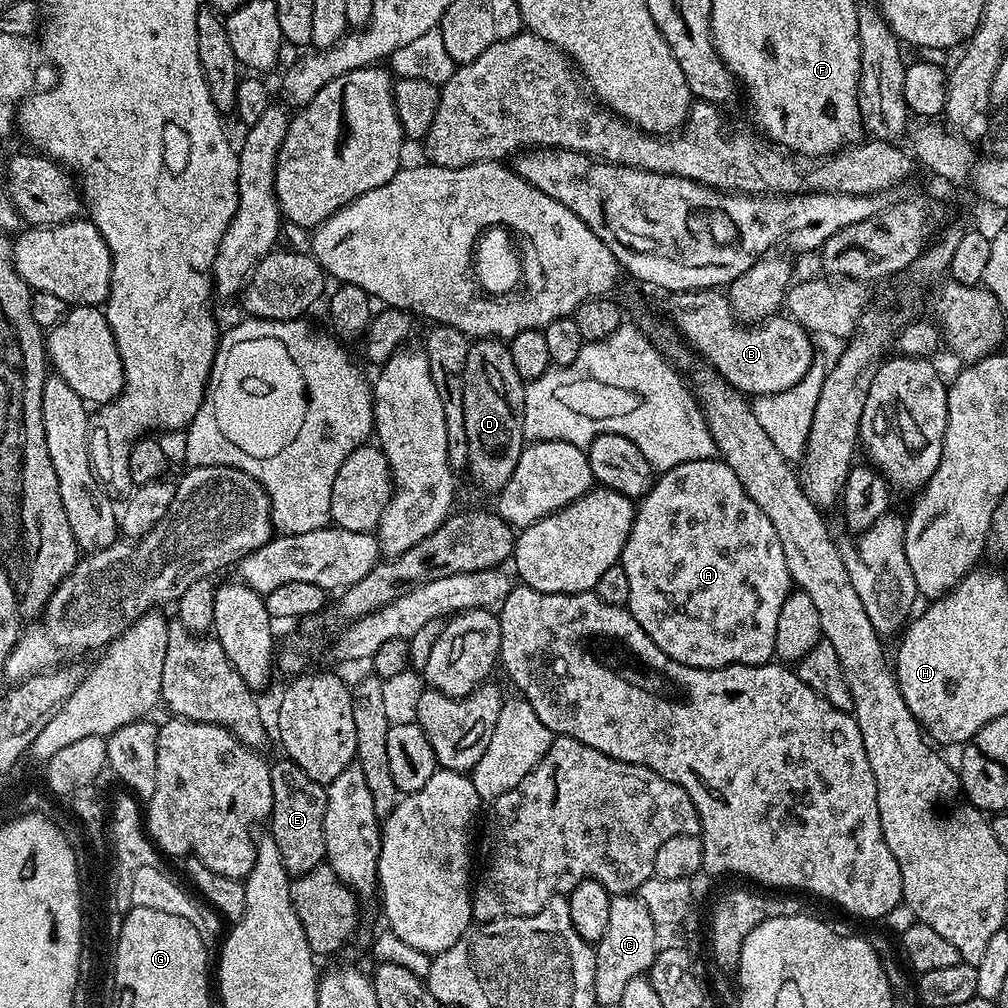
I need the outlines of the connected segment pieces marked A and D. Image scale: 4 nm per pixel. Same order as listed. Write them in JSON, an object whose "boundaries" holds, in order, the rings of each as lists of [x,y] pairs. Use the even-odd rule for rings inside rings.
{"boundaries":[[[[718,458],[698,459],[697,462],[684,462],[661,473],[654,481],[651,490],[638,504],[636,517],[632,523],[630,534],[624,543],[619,565],[626,574],[626,582],[630,582],[630,598],[626,605],[628,613],[650,634],[654,646],[662,650],[670,658],[695,668],[725,668],[731,664],[767,664],[774,656],[774,630],[778,630],[778,614],[782,610],[782,602],[786,602],[788,593],[793,591],[792,575],[786,570],[786,554],[782,554],[782,542],[778,542],[778,530],[774,530],[774,522],[758,510],[758,502],[746,494],[742,482],[724,461]]],[[[476,338],[468,345],[468,353],[466,354],[466,370],[464,371],[464,421],[466,422],[466,442],[468,443],[468,466],[467,475],[472,475],[472,480],[484,492],[492,492],[498,494],[502,490],[502,486],[506,486],[506,482],[510,482],[510,474],[514,474],[514,466],[518,464],[518,458],[522,454],[522,450],[526,447],[524,438],[524,427],[522,426],[522,414],[524,413],[524,390],[526,382],[518,374],[518,370],[514,370],[514,358],[510,358],[510,350],[508,344],[500,338]]]]}

